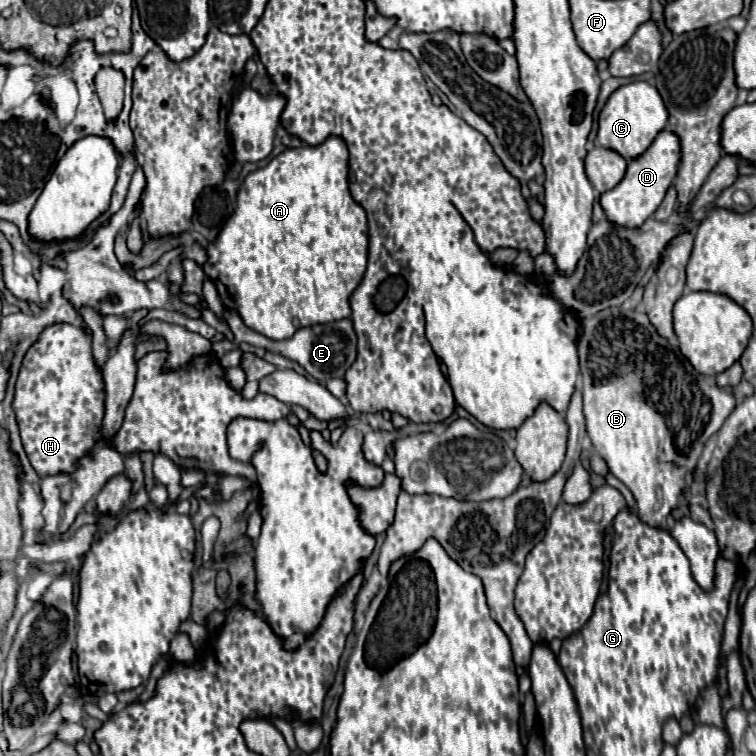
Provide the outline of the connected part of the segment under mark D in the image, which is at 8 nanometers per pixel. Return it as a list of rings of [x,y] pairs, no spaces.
[[[661,130],[661,134],[657,134],[657,138],[645,150],[645,154],[629,162],[623,180],[613,190],[607,190],[601,196],[601,206],[607,212],[607,218],[615,224],[629,226],[629,228],[641,226],[659,208],[665,192],[673,184],[673,178],[677,176],[679,160],[681,160],[681,144],[677,134],[673,134],[671,130]]]

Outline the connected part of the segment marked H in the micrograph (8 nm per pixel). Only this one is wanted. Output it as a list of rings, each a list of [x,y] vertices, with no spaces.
[[[53,324],[39,334],[39,340],[23,356],[13,412],[27,458],[41,478],[71,474],[77,470],[77,462],[91,454],[95,442],[103,440],[105,382],[93,358],[91,336],[83,328]]]

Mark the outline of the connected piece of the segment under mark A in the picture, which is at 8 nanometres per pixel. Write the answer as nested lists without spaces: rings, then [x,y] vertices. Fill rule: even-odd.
[[[329,136],[323,144],[317,146],[301,146],[301,148],[287,148],[285,152],[281,152],[279,156],[275,156],[265,168],[259,168],[255,172],[251,172],[239,194],[237,194],[237,210],[233,212],[233,216],[227,220],[227,224],[223,226],[223,230],[219,232],[215,244],[207,246],[207,254],[209,260],[207,264],[203,264],[205,274],[215,282],[217,290],[219,290],[219,298],[223,300],[223,304],[227,308],[233,308],[241,314],[243,322],[271,338],[271,340],[285,340],[291,338],[299,328],[303,326],[313,326],[313,324],[325,324],[325,322],[333,322],[333,320],[341,320],[341,318],[349,318],[351,316],[351,306],[349,306],[349,296],[351,292],[359,286],[363,274],[365,274],[365,264],[368,262],[368,221],[365,210],[353,202],[353,196],[349,194],[349,152],[347,152],[347,144],[343,138],[337,136]]]

